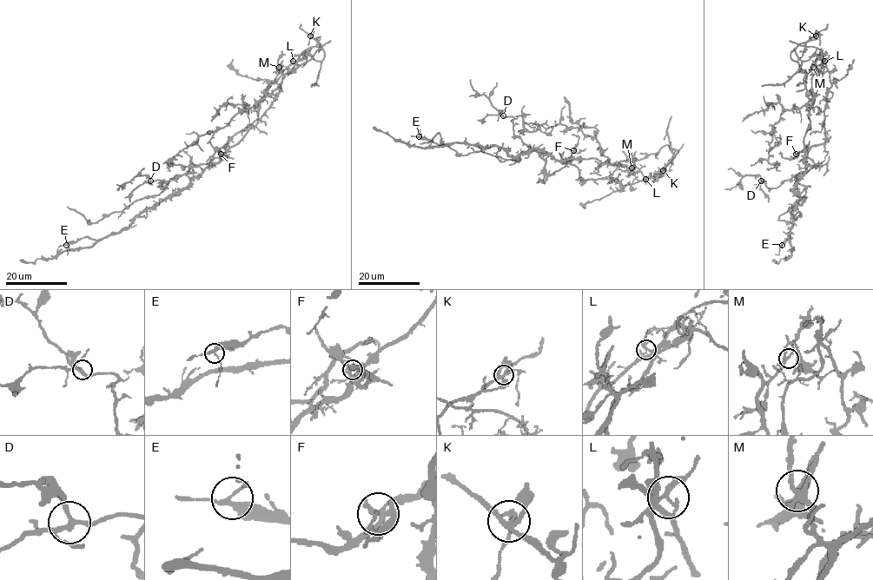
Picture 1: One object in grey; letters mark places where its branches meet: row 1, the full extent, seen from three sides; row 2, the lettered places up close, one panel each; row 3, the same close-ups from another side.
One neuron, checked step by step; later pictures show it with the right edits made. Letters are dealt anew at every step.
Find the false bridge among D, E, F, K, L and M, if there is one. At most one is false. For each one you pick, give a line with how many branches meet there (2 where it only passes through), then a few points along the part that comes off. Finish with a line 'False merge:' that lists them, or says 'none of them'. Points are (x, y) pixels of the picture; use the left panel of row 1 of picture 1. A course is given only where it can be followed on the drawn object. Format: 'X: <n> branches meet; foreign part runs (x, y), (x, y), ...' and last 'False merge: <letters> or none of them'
L: 4 branches meet; foreign part runs (293, 61), (278, 96), (258, 122), (186, 187), (91, 247), (32, 262), (20, 260)
False merge: L

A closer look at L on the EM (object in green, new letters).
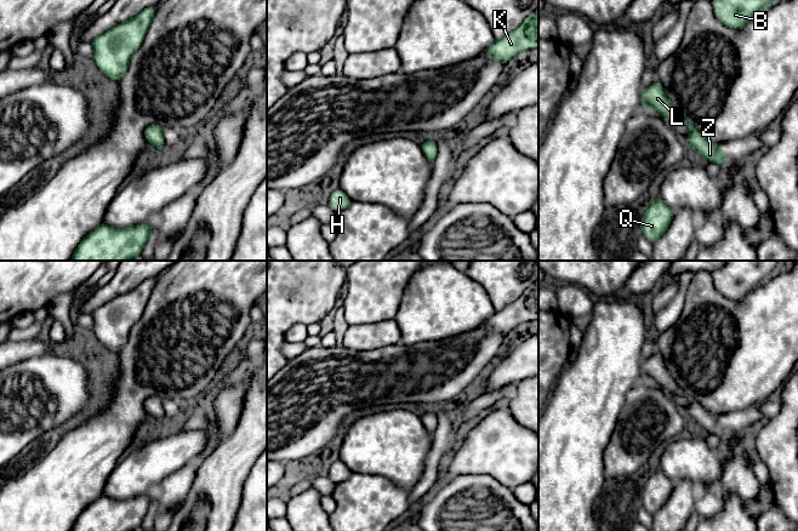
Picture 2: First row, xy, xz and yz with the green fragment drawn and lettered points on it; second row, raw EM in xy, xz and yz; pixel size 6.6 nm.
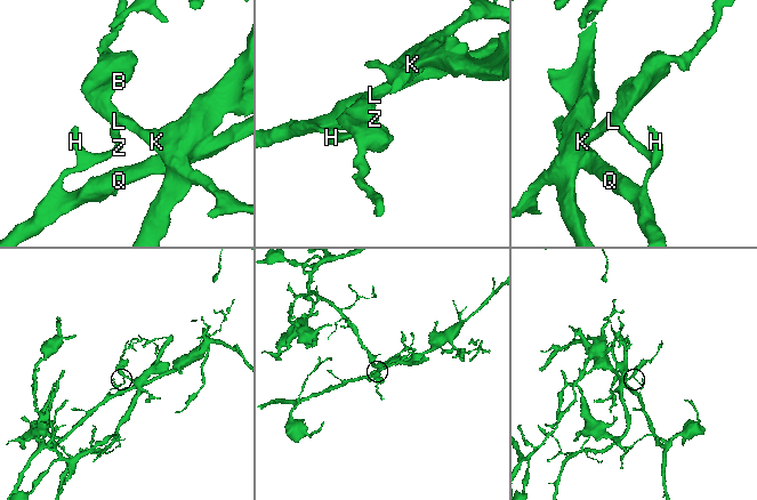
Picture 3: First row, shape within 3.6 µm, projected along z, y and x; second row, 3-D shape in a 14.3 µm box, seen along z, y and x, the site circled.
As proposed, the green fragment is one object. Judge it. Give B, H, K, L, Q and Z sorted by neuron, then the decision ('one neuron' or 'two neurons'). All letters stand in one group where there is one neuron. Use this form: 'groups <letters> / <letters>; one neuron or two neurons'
groups B K L / H Q Z; two neurons

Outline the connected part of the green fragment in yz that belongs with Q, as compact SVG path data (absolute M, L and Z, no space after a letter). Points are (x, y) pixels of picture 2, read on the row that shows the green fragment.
M660 196L655 198L642 218L642 233L650 241L656 242L667 230L674 211Z

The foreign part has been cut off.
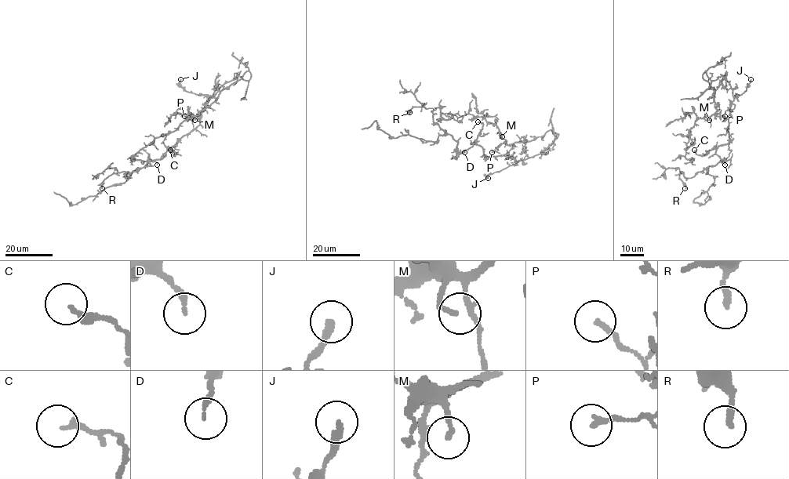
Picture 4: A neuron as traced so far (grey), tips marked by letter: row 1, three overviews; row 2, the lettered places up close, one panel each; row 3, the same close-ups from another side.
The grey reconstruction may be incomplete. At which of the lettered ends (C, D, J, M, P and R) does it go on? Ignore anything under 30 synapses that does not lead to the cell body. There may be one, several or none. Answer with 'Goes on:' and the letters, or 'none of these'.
Goes on: none of these

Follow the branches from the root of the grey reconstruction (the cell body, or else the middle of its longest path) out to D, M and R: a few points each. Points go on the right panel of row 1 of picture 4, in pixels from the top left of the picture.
D: (732, 93), (729, 142), (721, 144), (716, 151), (725, 161), (725, 165)
M: (732, 93), (730, 84), (721, 76), (711, 81), (704, 73), (703, 78), (714, 88), (717, 109), (709, 120)
R: (732, 93), (729, 142), (716, 151), (725, 161), (691, 177), (681, 172), (685, 188)

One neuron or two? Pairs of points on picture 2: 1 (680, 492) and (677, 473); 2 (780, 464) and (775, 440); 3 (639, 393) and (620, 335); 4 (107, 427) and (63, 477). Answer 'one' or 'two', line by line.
1: two
2: one
3: two
4: one

